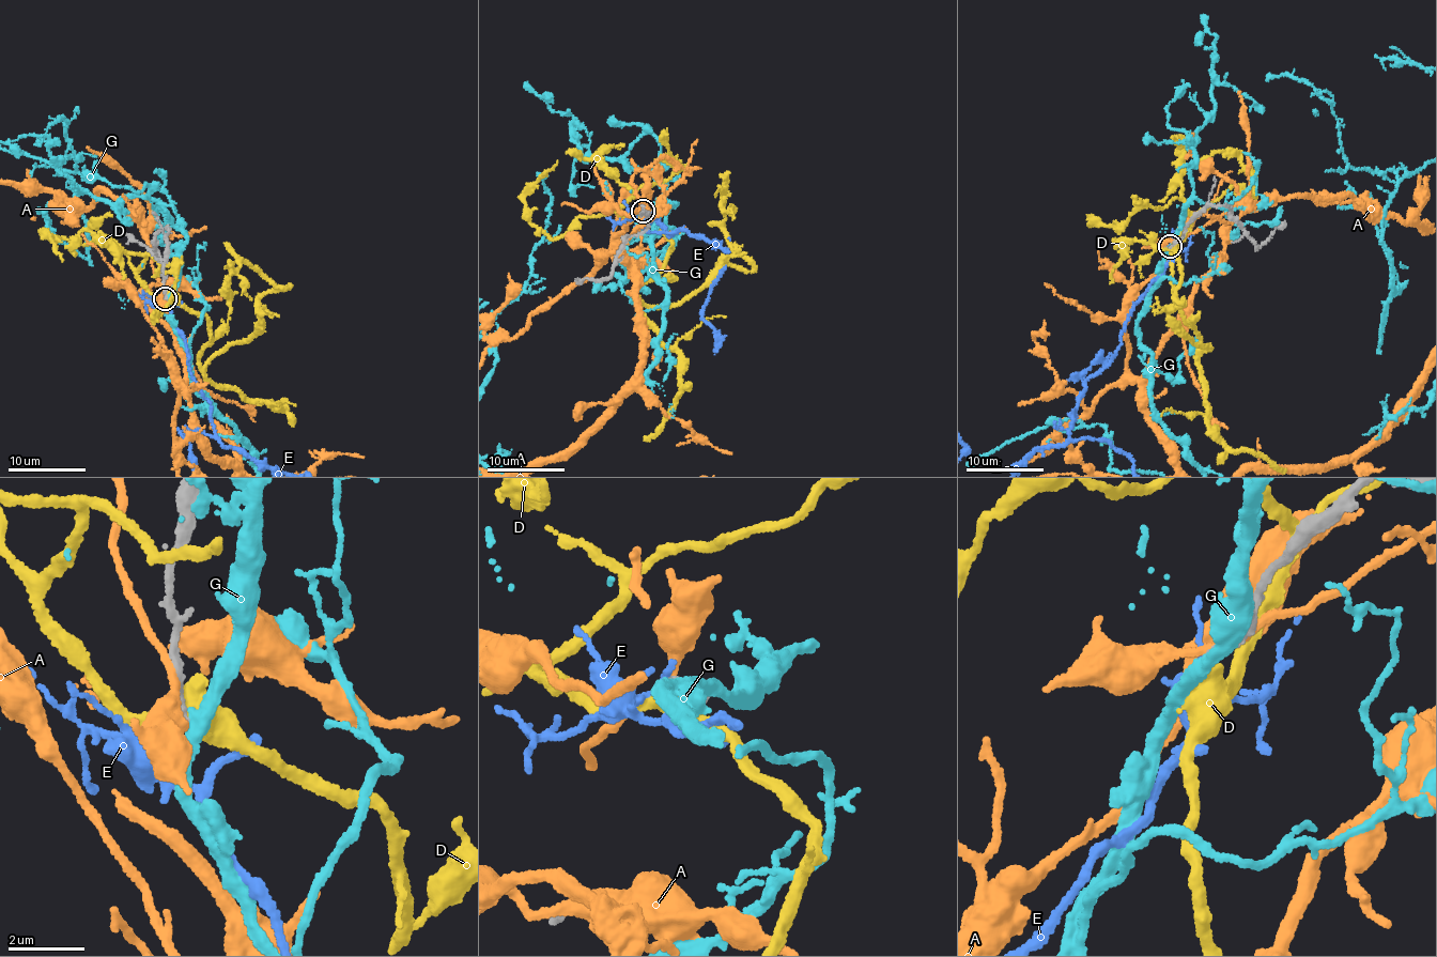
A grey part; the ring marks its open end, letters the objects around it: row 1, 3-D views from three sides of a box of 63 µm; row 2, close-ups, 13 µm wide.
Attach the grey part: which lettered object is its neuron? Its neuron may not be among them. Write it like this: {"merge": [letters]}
{"merge": []}

